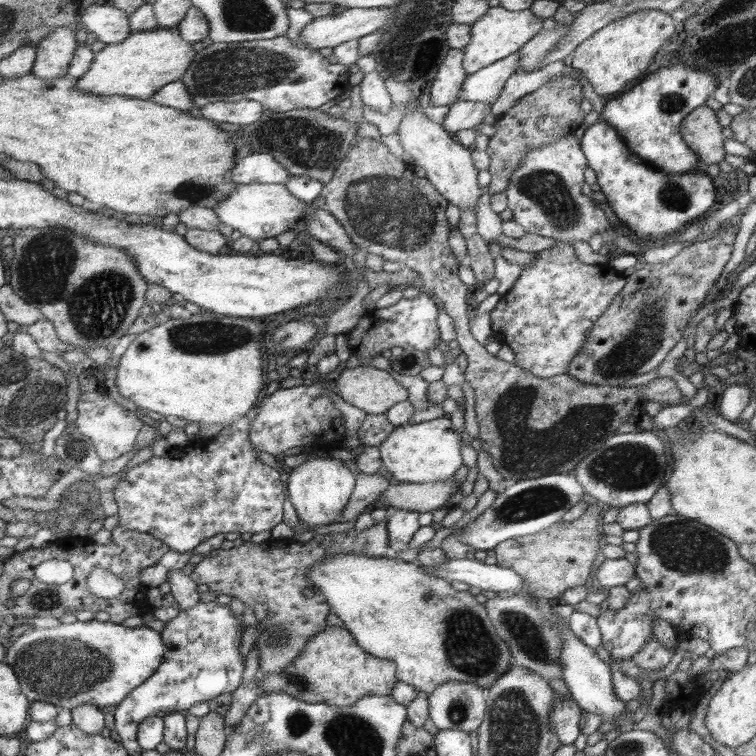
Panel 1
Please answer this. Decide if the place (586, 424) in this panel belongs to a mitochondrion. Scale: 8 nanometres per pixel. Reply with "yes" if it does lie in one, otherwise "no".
yes

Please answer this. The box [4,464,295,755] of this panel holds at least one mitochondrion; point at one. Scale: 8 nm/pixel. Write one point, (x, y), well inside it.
(60, 666)

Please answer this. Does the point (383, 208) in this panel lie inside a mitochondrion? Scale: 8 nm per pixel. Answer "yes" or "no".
yes

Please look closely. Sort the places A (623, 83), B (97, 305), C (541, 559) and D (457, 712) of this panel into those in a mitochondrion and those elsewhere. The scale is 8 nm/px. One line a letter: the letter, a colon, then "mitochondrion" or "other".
A: other
B: mitochondrion
C: other
D: mitochondrion

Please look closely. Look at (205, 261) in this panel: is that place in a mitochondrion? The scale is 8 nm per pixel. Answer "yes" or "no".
no

